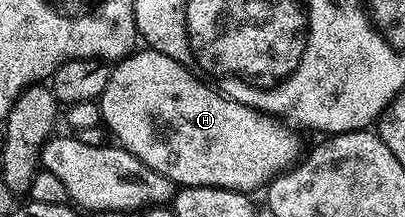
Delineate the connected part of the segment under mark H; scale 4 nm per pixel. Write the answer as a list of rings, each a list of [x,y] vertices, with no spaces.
[[[141,48],[130,54],[128,58],[120,59],[120,61],[110,69],[107,88],[101,94],[99,105],[104,129],[108,131],[112,137],[114,134],[114,136],[117,137],[114,139],[116,139],[120,145],[124,146],[126,150],[131,151],[140,162],[147,164],[147,168],[151,168],[155,172],[167,176],[167,180],[171,180],[178,187],[218,186],[224,190],[254,192],[253,190],[259,189],[261,185],[262,189],[266,184],[272,182],[277,175],[285,173],[303,154],[303,149],[301,150],[301,138],[296,134],[298,131],[294,129],[288,121],[271,114],[265,114],[262,110],[256,110],[247,104],[239,104],[235,100],[231,100],[226,94],[221,93],[220,90],[210,85],[206,79],[194,74],[192,70],[188,70],[183,64],[171,60],[171,56],[163,56],[157,50]]]

